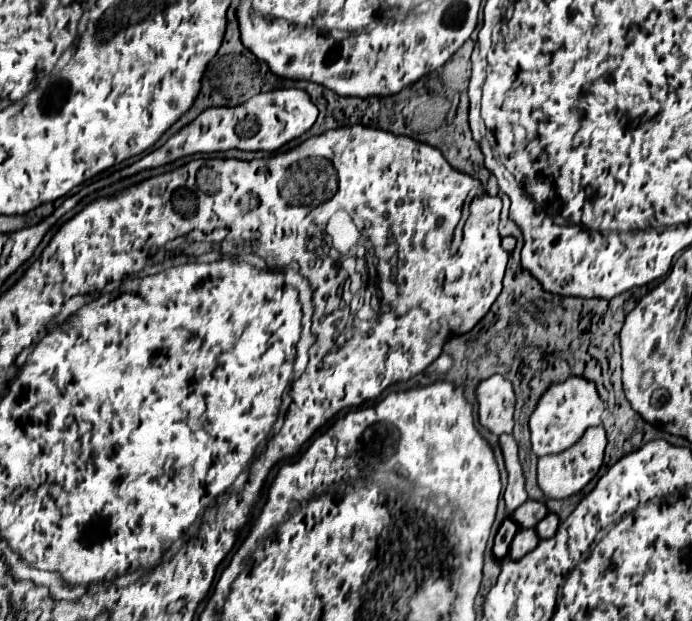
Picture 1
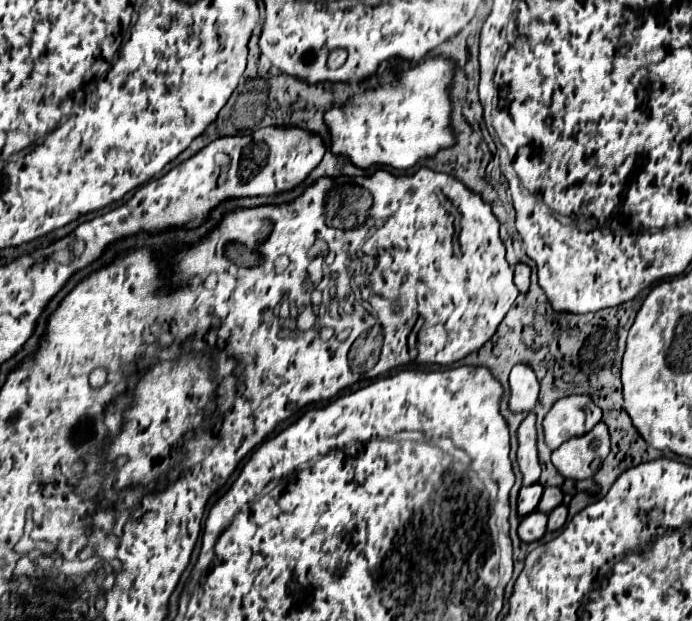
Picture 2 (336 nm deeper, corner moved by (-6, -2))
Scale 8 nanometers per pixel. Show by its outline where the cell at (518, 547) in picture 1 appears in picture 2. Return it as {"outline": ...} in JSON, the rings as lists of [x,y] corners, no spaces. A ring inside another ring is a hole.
{"outline":[[[532,512],[522,518],[518,526],[518,536],[522,542],[536,542],[546,534],[546,514],[544,512]]]}

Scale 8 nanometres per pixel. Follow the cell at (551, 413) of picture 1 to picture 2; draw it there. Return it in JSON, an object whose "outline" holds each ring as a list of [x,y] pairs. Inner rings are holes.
{"outline":[[[566,396],[560,398],[544,418],[544,438],[550,450],[574,436],[590,432],[602,420],[602,410],[590,400],[590,396]]]}

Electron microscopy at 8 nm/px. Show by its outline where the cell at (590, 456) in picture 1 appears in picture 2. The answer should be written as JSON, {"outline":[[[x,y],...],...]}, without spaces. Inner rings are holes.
{"outline":[[[604,422],[596,424],[584,438],[572,438],[552,452],[552,464],[556,470],[570,480],[592,478],[602,466],[610,452],[608,426]]]}

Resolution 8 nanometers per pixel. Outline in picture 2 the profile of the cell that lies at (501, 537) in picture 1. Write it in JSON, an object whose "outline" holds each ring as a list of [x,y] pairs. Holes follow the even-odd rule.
{"outline":[[[534,484],[534,486],[528,486],[528,488],[522,488],[520,494],[518,494],[518,514],[520,516],[526,516],[528,512],[534,512],[538,502],[540,502],[540,496],[542,496],[542,486],[540,484]]]}

